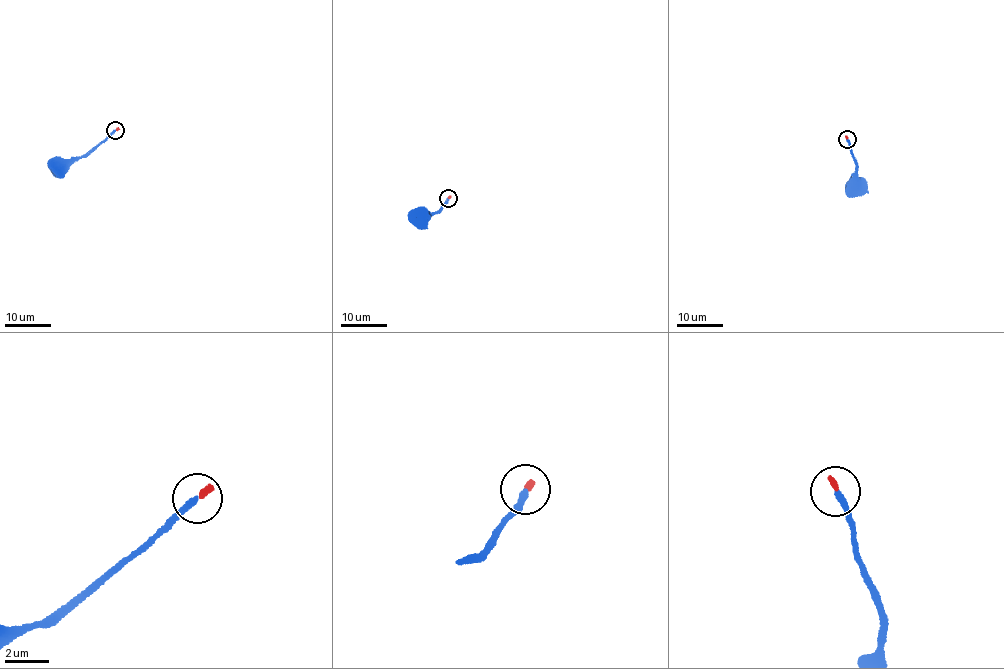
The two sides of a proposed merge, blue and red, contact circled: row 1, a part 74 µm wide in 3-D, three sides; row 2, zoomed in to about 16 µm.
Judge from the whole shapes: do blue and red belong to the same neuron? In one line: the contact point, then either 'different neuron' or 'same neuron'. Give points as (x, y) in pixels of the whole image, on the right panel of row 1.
at (847, 139); same neuron

